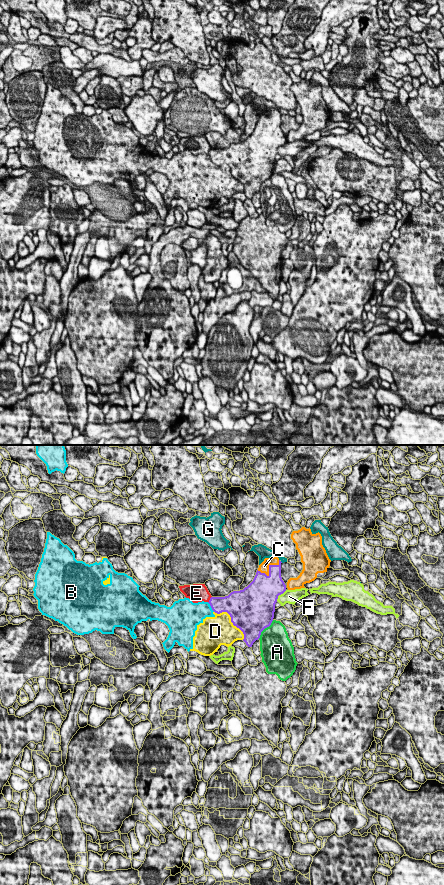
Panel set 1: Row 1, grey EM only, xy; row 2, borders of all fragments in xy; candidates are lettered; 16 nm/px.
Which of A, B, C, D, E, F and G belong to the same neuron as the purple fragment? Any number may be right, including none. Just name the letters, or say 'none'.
C

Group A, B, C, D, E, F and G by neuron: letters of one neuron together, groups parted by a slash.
A / B D / C / E / F / G

